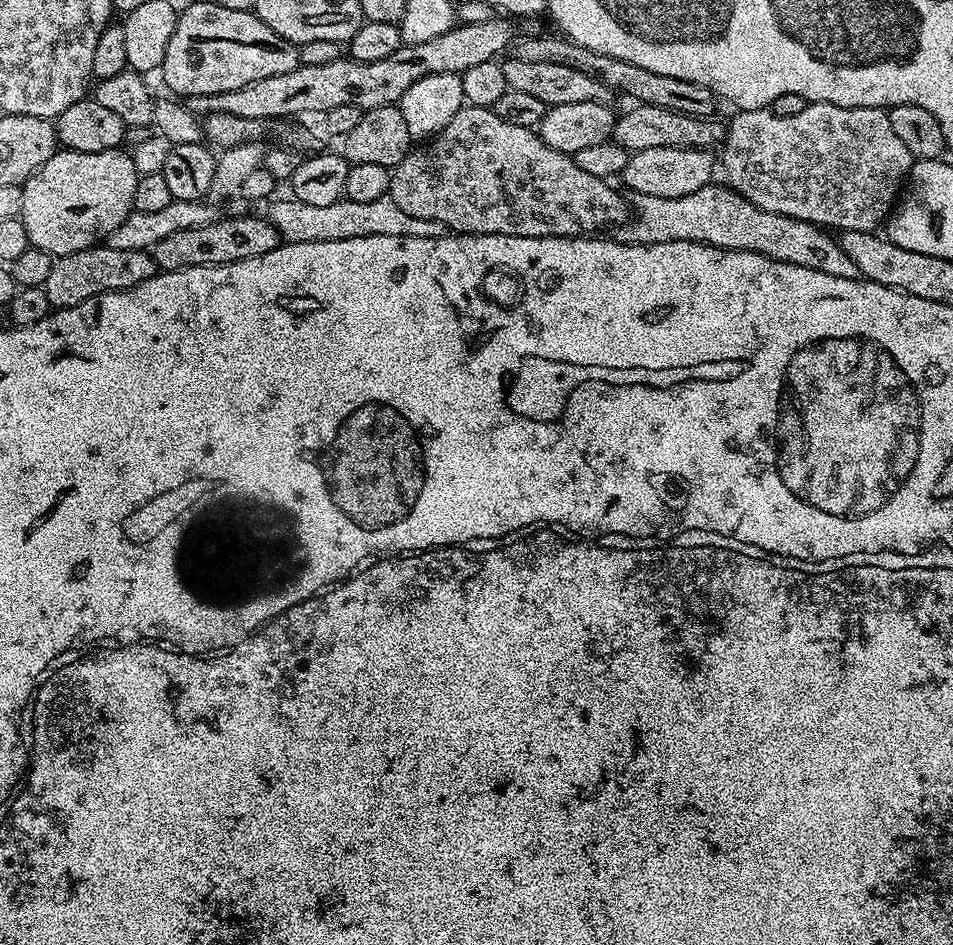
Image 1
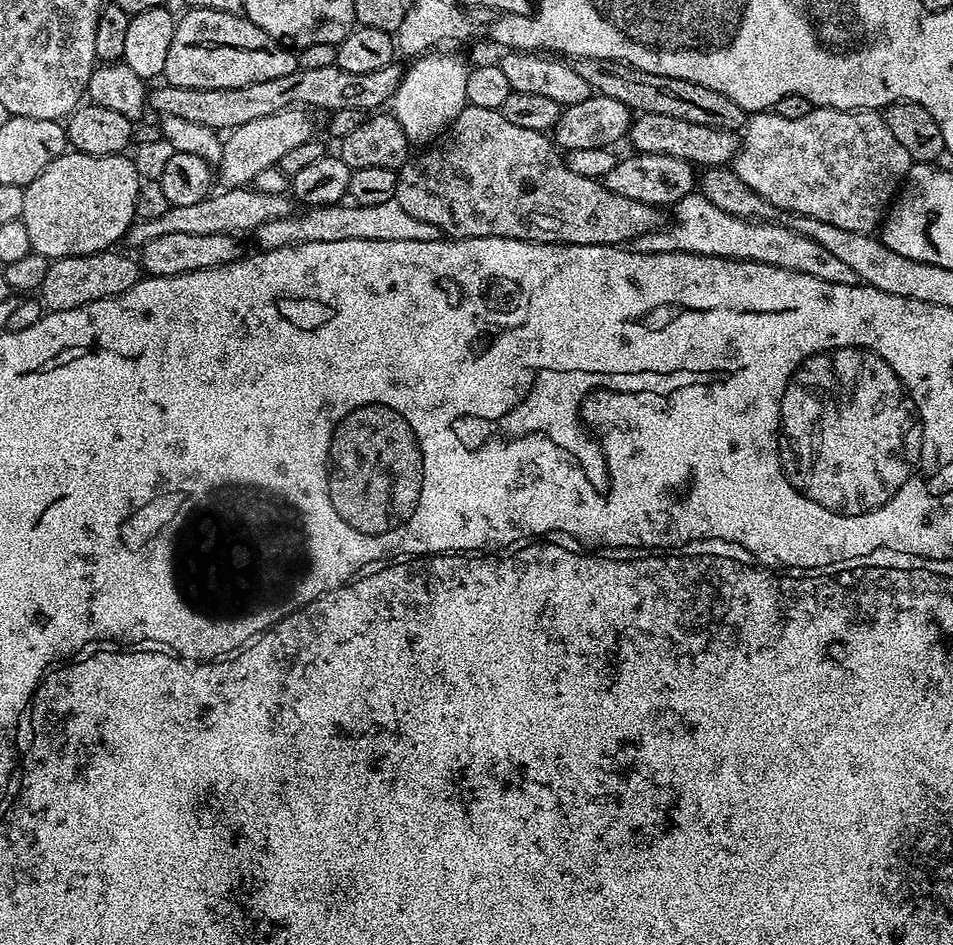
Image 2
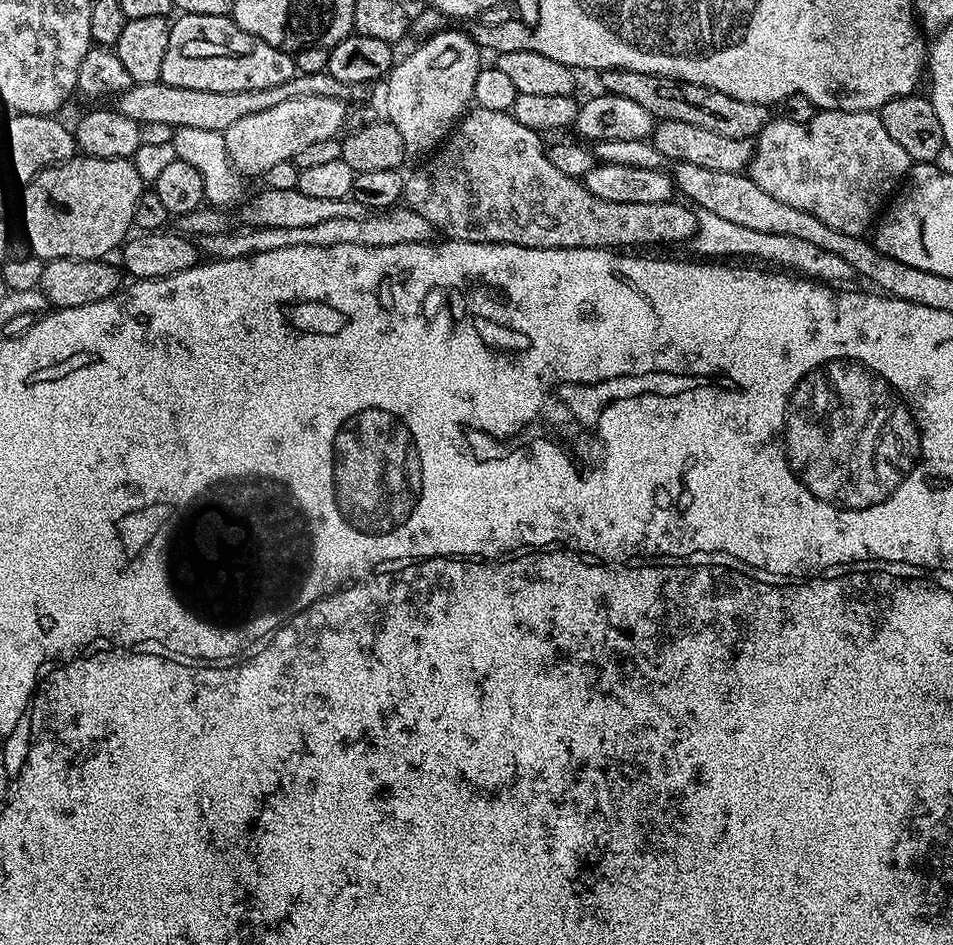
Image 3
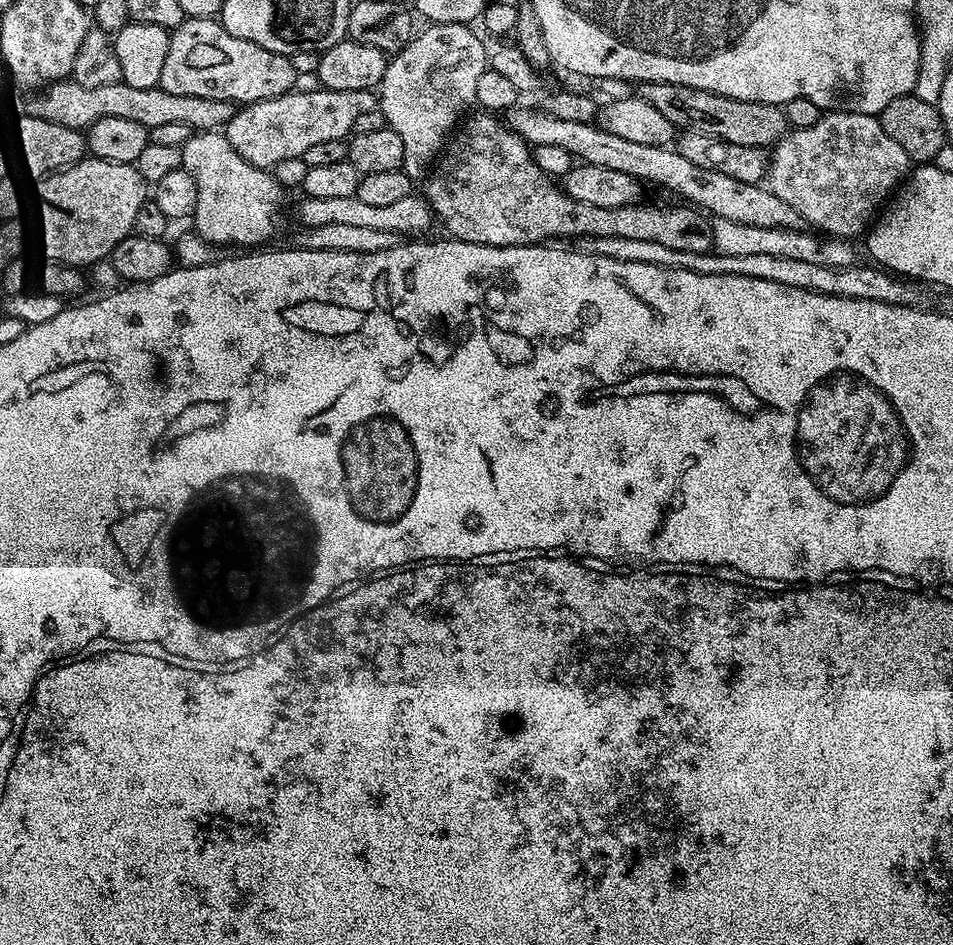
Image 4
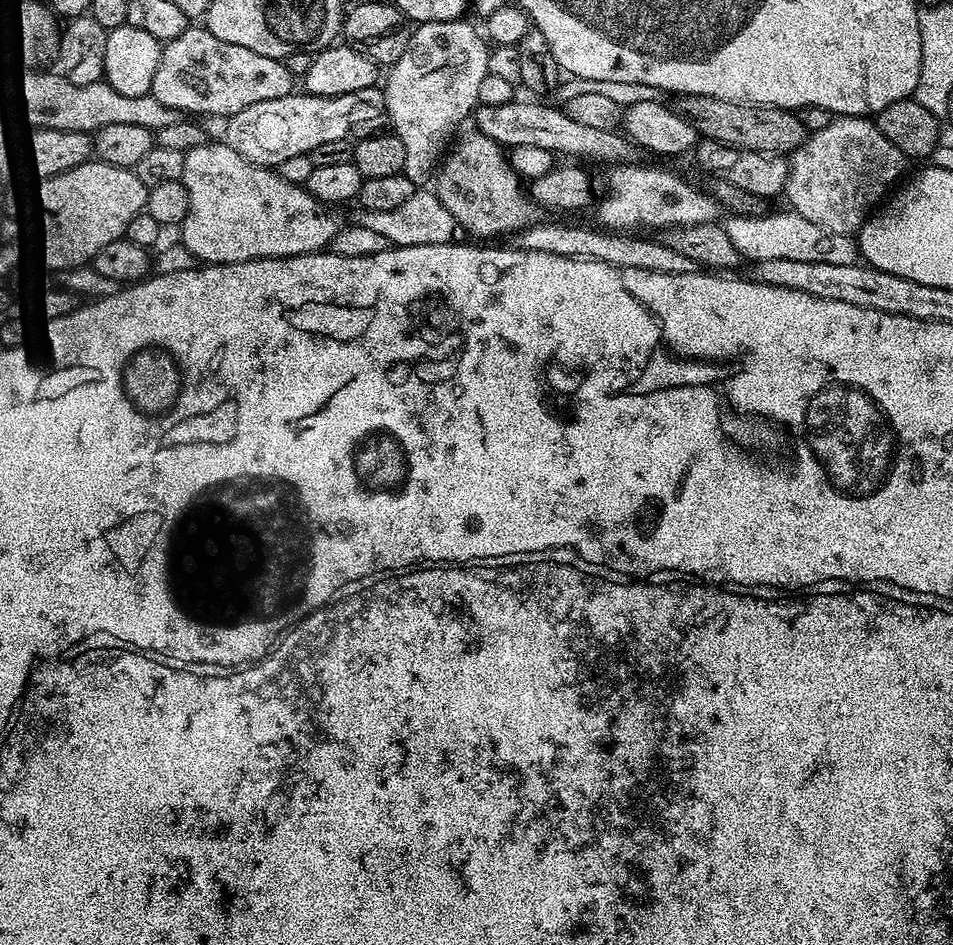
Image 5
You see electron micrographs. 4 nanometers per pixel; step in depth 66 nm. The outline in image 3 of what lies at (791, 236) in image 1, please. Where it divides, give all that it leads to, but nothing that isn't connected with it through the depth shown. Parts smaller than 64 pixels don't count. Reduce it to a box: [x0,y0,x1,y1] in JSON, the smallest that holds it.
[690,212,853,282]

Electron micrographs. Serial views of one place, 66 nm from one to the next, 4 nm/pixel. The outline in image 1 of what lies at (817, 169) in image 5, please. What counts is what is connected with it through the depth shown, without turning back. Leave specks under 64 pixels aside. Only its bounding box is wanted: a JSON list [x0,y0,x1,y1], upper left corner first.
[722,102,914,232]

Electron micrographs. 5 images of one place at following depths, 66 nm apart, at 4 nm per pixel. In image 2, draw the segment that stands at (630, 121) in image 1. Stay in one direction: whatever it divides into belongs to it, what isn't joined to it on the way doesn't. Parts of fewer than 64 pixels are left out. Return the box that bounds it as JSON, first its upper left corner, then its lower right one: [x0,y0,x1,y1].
[627,113,740,168]

